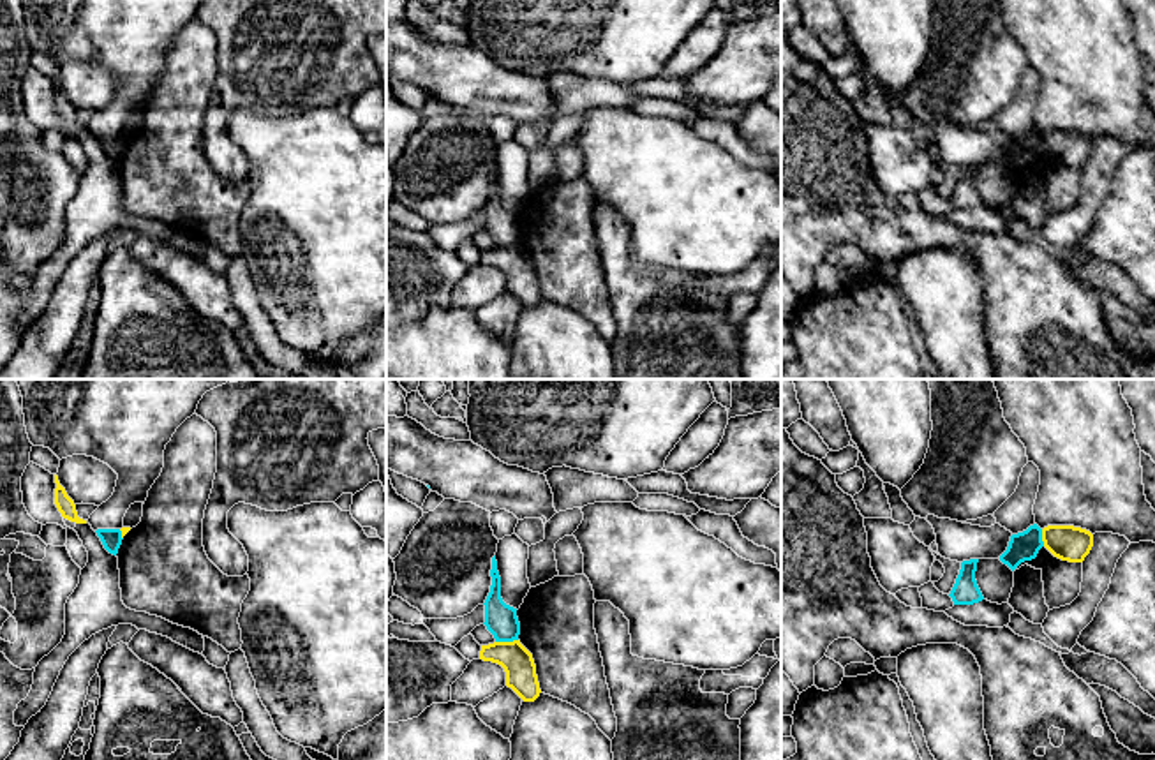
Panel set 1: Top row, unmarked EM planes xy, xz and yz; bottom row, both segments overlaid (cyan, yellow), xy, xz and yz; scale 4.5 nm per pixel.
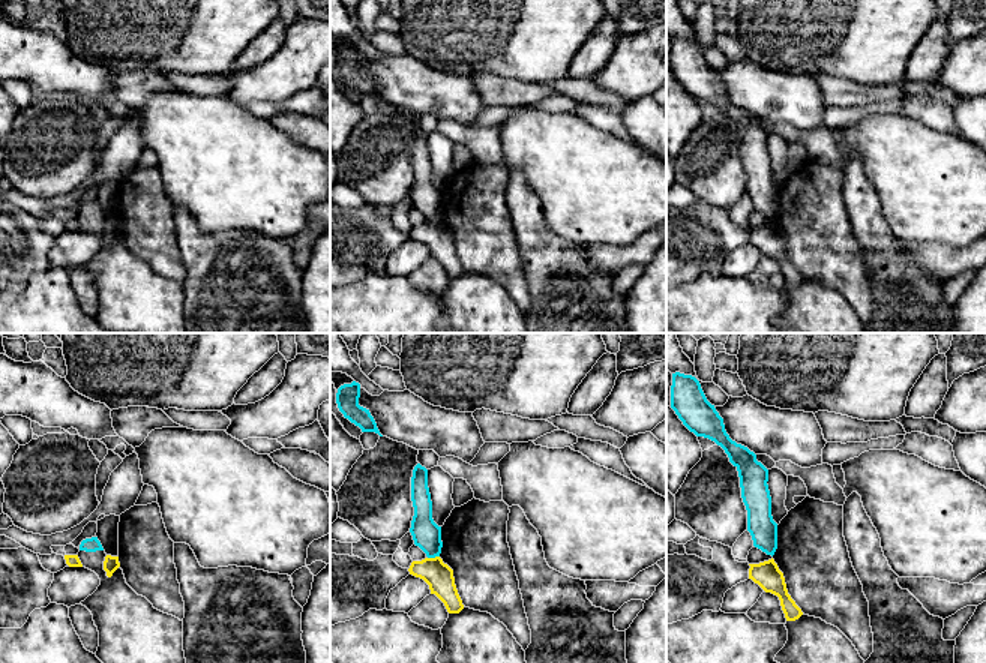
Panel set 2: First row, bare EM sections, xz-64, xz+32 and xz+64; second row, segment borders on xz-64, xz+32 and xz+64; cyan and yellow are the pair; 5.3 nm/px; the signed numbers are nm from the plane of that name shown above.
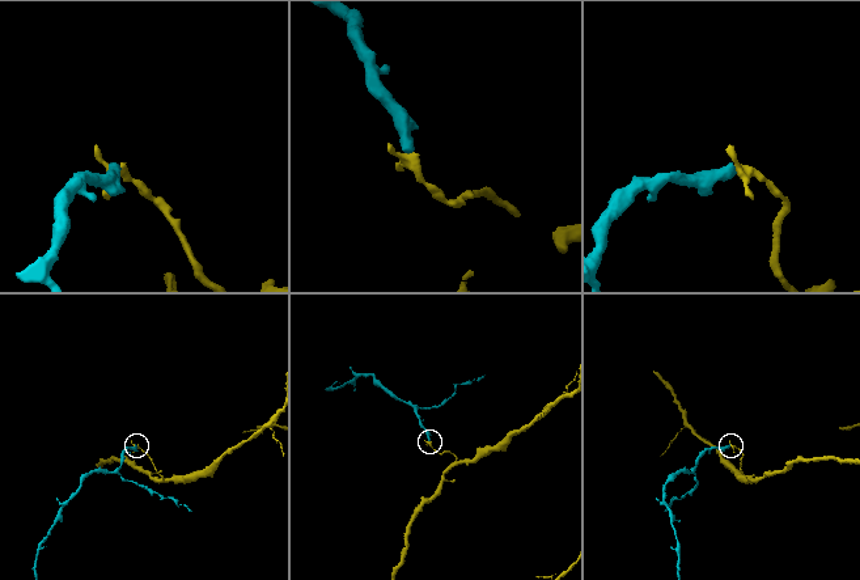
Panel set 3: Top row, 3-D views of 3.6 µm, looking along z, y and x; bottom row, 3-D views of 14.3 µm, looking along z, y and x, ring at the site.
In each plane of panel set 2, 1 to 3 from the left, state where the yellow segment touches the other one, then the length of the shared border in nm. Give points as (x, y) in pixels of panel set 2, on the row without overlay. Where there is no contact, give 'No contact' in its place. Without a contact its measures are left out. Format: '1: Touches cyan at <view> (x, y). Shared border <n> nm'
1: No contact
2: Touches cyan at xz+32 (432, 221). Shared border 70 nm
3: No contact

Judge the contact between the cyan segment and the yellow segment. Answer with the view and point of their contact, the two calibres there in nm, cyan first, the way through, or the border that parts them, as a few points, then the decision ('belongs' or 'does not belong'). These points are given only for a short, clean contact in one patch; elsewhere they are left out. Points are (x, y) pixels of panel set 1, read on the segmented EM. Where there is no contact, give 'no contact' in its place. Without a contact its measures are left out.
contact xz (506, 640); calibres 150 and 140 nm; border xz (517, 639), (496, 642); does not belong

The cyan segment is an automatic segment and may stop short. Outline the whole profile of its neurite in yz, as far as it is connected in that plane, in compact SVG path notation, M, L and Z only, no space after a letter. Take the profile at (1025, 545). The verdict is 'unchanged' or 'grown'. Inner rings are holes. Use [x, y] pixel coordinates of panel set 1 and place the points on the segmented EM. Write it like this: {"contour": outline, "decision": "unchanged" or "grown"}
{"contour": "M993 379L1003 418L1026 448L1028 462L1040 471L1033 504L1035 524L1012 534L1000 561L1012 571L1037 557L1042 529L1074 525L1125 536L1130 543L1155 543L1155 510L1146 501L1141 448L1134 416L1121 395L1120 379Z", "decision": "grown"}

